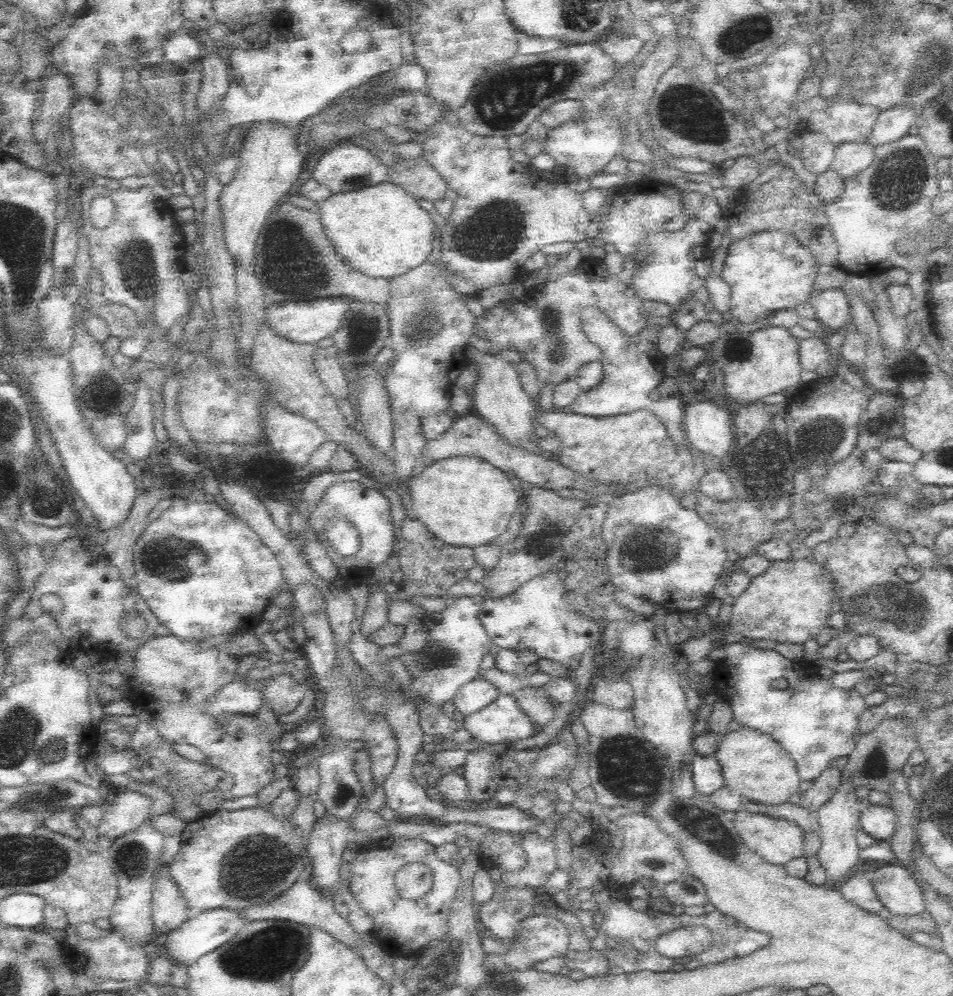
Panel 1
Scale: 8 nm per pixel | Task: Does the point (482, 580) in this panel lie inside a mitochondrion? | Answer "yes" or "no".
no

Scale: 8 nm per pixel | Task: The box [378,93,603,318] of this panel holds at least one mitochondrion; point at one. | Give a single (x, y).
(494, 238)

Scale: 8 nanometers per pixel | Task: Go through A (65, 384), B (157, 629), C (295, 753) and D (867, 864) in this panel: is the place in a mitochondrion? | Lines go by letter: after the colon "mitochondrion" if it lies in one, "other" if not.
A: other
B: other
C: other
D: other

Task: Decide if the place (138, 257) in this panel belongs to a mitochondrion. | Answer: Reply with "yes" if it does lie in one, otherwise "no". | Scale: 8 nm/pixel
yes

